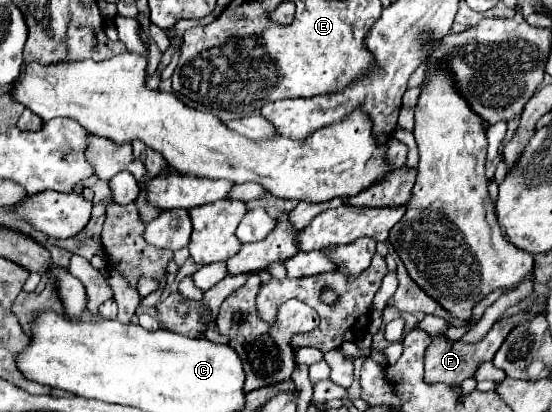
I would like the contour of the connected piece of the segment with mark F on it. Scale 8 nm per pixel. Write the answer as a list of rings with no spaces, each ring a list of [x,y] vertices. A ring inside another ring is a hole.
[[[521,313],[511,315],[511,317],[505,315],[505,317],[501,317],[499,321],[493,323],[493,327],[489,329],[489,333],[487,333],[481,341],[477,341],[477,343],[465,343],[465,341],[461,341],[461,339],[459,339],[459,341],[453,341],[453,339],[449,339],[449,337],[445,335],[447,329],[451,327],[445,319],[435,317],[435,315],[427,315],[423,321],[419,321],[419,323],[415,325],[417,329],[429,333],[429,337],[431,337],[431,343],[429,343],[429,347],[425,349],[425,379],[427,379],[429,383],[461,385],[463,379],[471,377],[481,363],[493,359],[493,355],[495,355],[497,349],[501,347],[503,339],[507,337],[507,333],[509,333],[519,321],[523,321],[523,319],[525,319],[525,317],[521,317]]]

